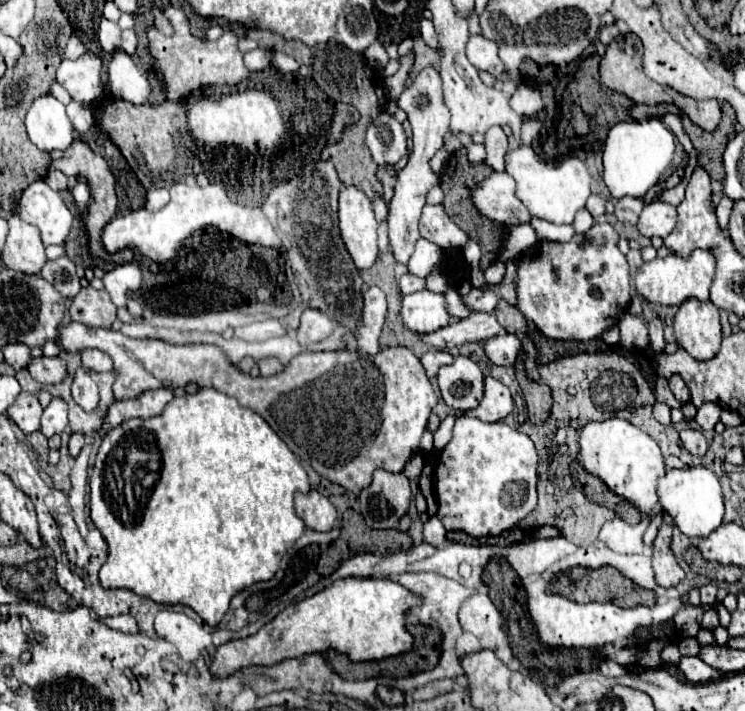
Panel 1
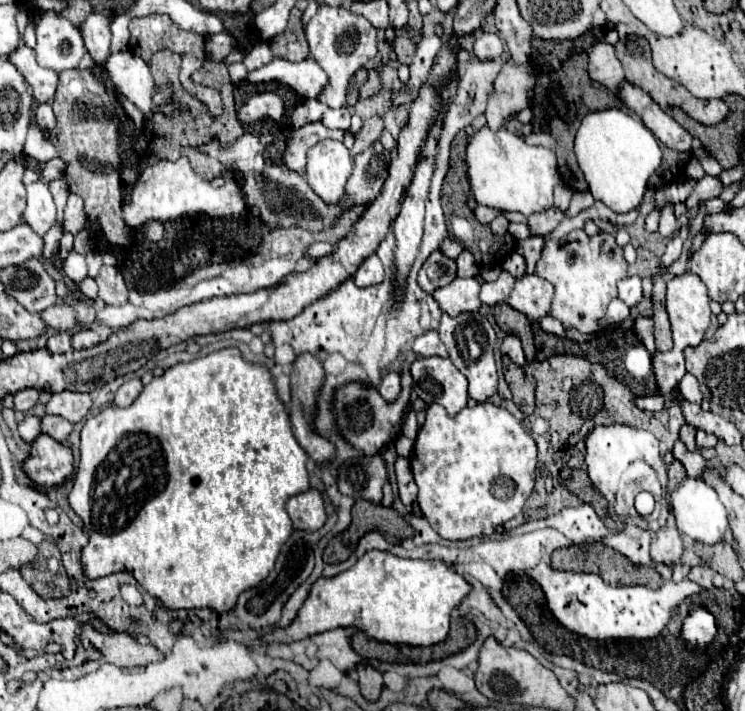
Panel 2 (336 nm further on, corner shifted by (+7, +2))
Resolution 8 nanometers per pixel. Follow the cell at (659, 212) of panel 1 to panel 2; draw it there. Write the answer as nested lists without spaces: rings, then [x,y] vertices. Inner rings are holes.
[[[706,175],[704,179],[698,181],[698,185],[694,187],[694,191],[692,191],[690,197],[686,199],[686,203],[684,203],[684,205],[686,205],[686,211],[698,207],[700,203],[704,203],[704,201],[708,201],[708,199],[718,197],[720,191],[722,191],[722,183],[720,183],[716,177]]]

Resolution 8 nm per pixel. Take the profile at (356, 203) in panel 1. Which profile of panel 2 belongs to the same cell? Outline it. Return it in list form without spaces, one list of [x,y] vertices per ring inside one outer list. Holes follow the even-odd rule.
[[[326,139],[308,151],[306,179],[312,191],[328,205],[346,197],[344,185],[352,171],[352,157],[340,141]]]

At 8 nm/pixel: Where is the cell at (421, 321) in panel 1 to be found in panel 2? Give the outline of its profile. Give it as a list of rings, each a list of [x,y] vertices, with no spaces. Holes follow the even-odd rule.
[[[454,279],[446,287],[438,287],[432,297],[438,301],[440,311],[448,315],[460,315],[462,311],[478,311],[480,283],[476,279]]]

